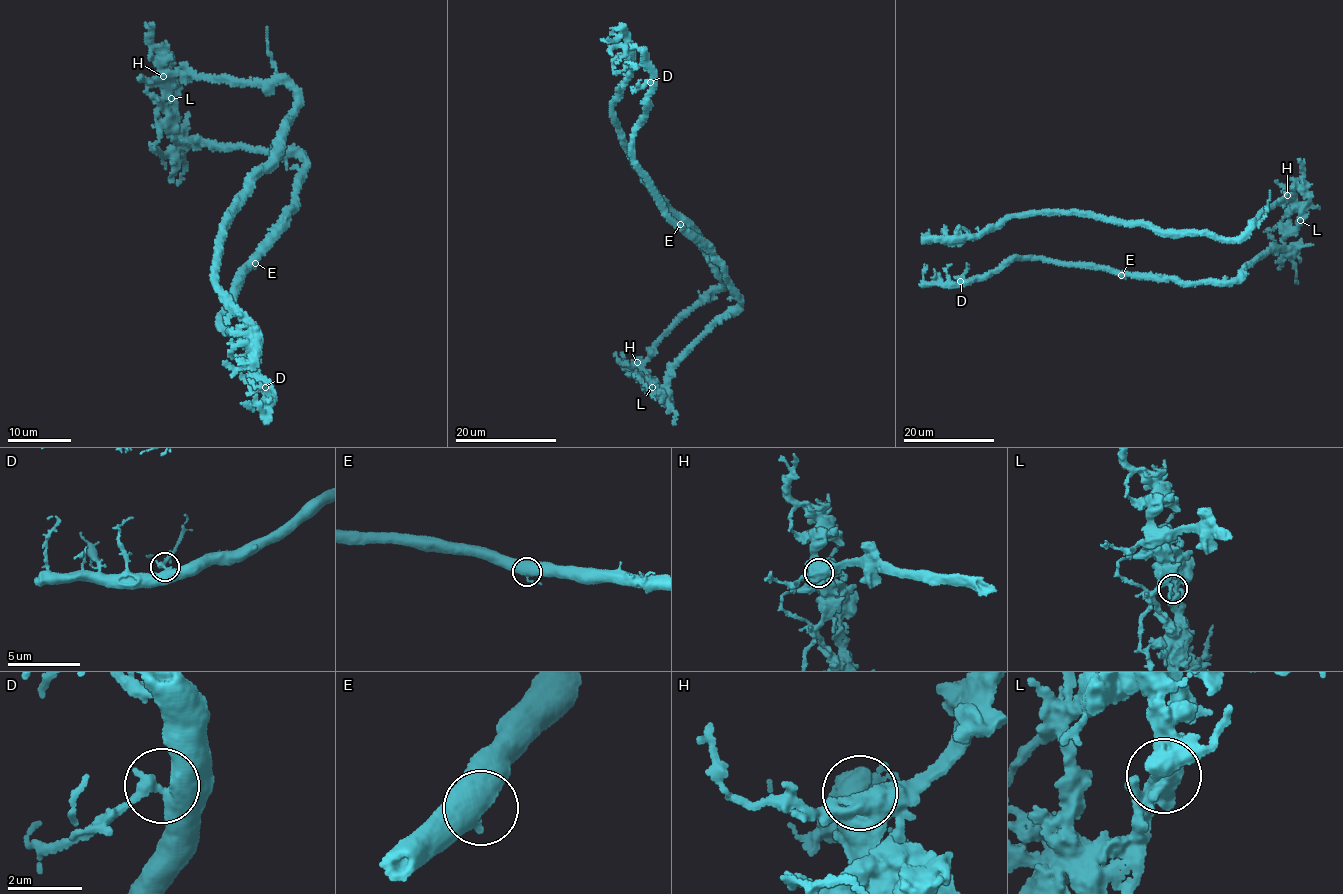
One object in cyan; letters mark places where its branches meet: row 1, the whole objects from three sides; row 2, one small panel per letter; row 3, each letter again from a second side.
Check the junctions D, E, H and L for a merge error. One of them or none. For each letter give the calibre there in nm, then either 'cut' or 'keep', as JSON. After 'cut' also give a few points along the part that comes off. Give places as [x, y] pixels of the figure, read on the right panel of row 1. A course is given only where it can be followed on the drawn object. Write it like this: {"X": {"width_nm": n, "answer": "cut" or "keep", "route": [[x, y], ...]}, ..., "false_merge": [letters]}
{"D": {"width_nm": 440, "answer": "keep"}, "E": {"width_nm": 480, "answer": "keep"}, "H": {"width_nm": 500, "answer": "keep"}, "L": {"width_nm": 420, "answer": "cut", "route": [[1300, 220], [1283, 238], [1284, 247], [1220, 283], [1038, 258], [1010, 259], [966, 281], [930, 283], [924, 265]]}, "false_merge": ["L"]}

